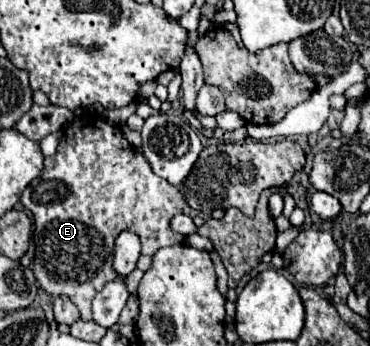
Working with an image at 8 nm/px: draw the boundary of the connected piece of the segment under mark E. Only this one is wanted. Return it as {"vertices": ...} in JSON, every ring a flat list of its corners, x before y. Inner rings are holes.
{"vertices":[[82,115,72,121,68,129,64,129,64,137,58,143,58,149,52,157,44,159,44,171,40,179,34,179,20,197,26,211,34,215,34,241,36,255,32,263,32,271,38,283,52,297,68,295,74,305,80,309,82,319,92,319,90,303,94,295,108,283,118,279,112,271,112,249,114,241,120,233,128,231,140,237,142,255,154,255,158,249,168,245,180,245,186,237,172,229,172,219,184,213,186,199,182,193,154,175,142,153,138,153,110,123,102,117]]}

